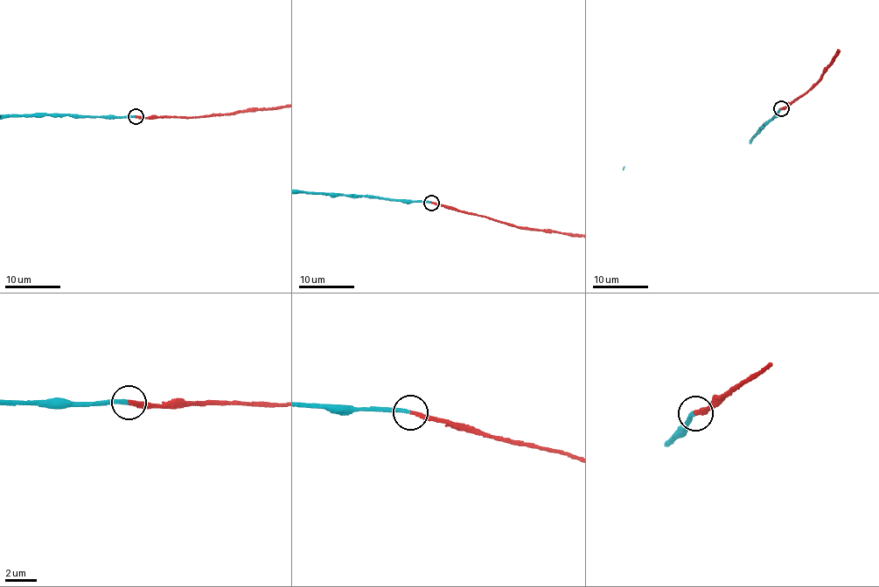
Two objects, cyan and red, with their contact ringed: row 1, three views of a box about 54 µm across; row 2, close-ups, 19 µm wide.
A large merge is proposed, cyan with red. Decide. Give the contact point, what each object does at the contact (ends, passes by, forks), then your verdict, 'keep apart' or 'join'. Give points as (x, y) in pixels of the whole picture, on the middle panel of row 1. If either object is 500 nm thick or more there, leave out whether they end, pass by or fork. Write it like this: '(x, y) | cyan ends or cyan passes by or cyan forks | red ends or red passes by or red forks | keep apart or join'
(431, 203) | cyan ends | red ends | join

